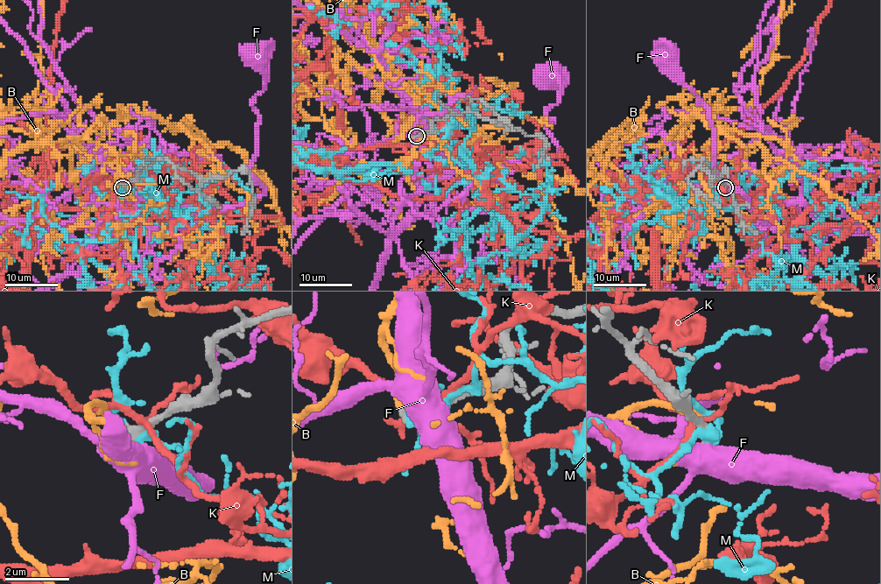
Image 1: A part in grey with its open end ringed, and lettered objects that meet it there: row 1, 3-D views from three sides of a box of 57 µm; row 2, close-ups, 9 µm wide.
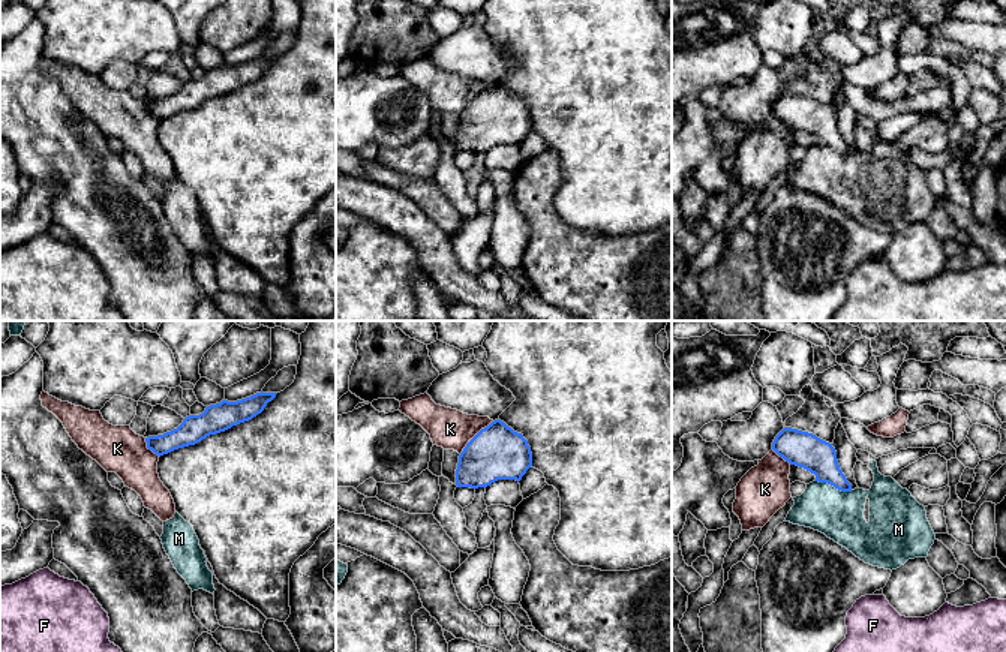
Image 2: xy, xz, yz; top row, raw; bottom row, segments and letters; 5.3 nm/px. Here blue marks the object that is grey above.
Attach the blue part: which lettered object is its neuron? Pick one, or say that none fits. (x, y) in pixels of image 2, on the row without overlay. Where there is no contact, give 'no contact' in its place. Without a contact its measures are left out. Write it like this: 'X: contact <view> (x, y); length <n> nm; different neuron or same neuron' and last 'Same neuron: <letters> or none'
B: no contact; different neuron
F: no contact; different neuron
K: contact xz (474, 101); length 260 nm; different neuron
M: contact yz (834, 150); length 200 nm; different neuron
Same neuron: none

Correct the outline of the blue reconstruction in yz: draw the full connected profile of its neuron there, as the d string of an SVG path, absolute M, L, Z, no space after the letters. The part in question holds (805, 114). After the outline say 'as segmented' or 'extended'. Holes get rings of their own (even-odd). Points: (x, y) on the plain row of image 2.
M784 91L774 103L772 114L790 129L816 139L816 145L828 147L841 156L852 156L852 148L840 133L832 108L813 97Z | as segmented

